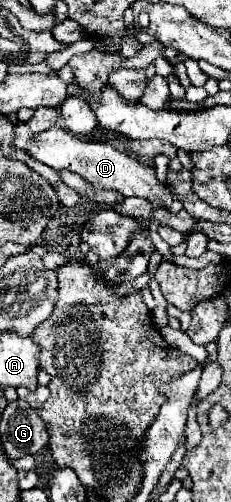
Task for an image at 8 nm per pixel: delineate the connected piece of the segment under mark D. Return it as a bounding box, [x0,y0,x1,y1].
[16,123,172,209]

